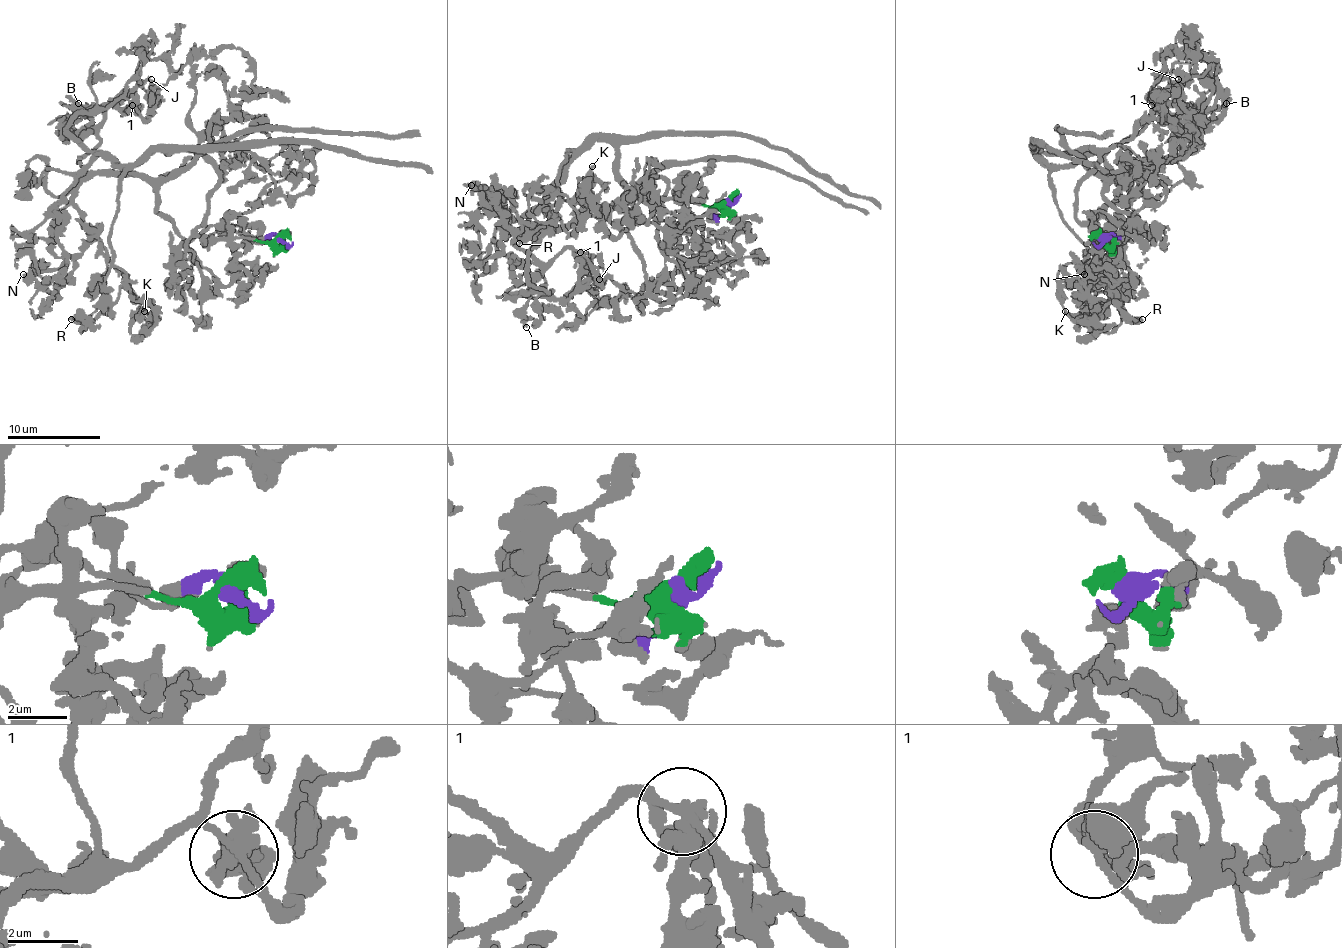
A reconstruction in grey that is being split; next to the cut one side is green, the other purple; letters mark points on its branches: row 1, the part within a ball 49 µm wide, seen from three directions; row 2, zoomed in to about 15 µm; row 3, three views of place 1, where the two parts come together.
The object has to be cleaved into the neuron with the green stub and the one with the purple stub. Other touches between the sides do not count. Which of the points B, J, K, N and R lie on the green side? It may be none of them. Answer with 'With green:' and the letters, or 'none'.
With green: B, J, N, R

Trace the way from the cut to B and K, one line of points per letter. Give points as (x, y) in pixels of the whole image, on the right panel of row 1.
B: (1099, 236), (1076, 215), (1097, 155), (1043, 150), (1076, 164), (1152, 113), (1208, 118), (1226, 104)
K: (1099, 236), (1136, 218), (1106, 197), (1129, 174), (1115, 259), (1131, 285), (1064, 310)

